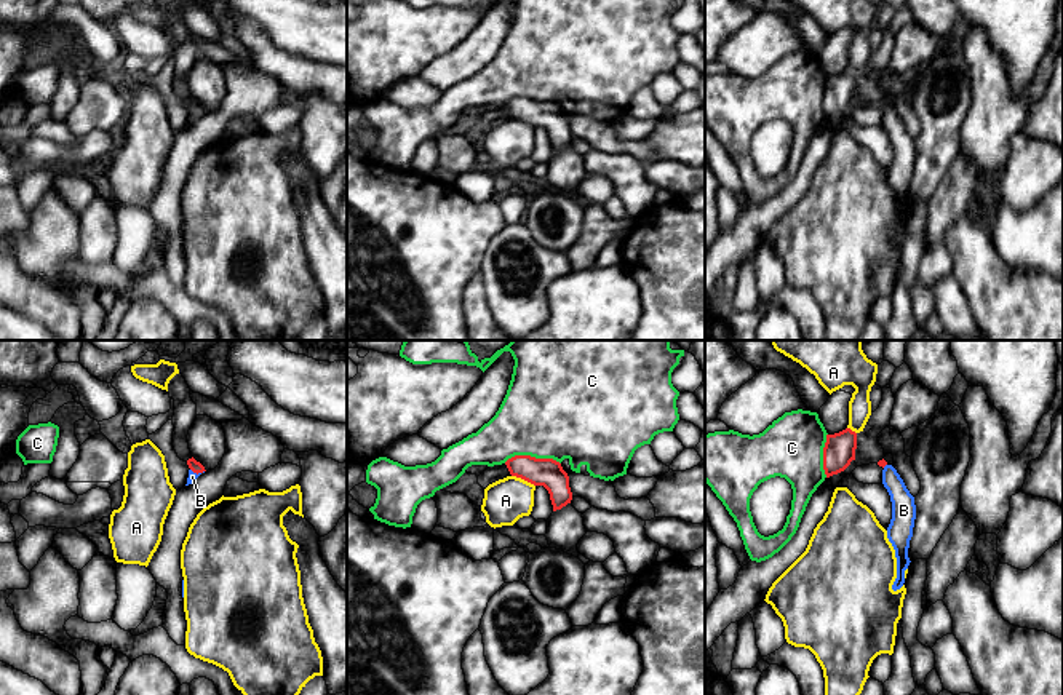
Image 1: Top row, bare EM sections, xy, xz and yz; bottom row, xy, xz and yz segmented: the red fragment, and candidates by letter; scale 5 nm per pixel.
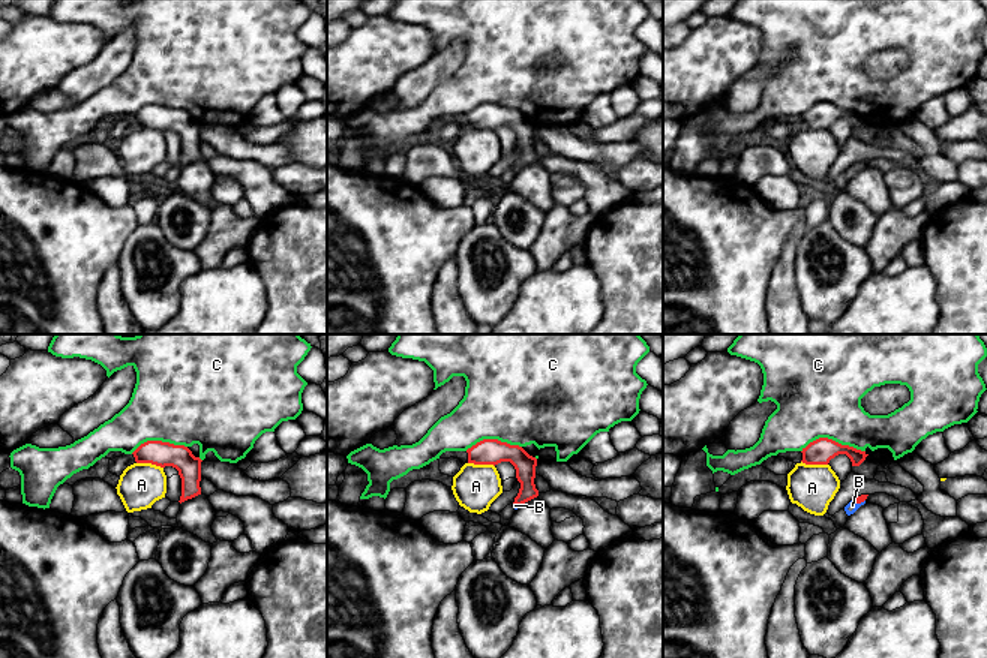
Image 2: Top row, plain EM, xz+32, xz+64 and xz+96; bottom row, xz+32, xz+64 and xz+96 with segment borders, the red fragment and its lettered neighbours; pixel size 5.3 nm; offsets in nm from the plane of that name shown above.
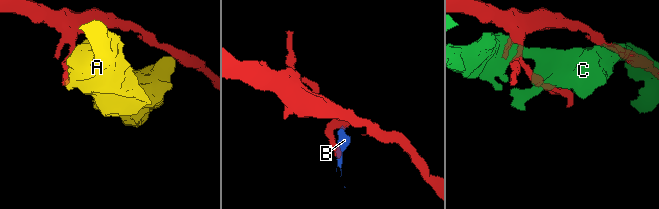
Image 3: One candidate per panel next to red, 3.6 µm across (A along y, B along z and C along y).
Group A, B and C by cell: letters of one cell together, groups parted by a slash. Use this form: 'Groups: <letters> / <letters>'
Groups: A / B / C

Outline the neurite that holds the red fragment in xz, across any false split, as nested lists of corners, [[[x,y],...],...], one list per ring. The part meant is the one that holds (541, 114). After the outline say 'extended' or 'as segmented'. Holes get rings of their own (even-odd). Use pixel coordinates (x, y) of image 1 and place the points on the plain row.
[[[515,97],[505,104],[512,118],[521,120],[534,128],[543,128],[553,147],[553,153],[561,152],[572,142],[569,118],[561,105],[553,101],[535,101],[531,97]]]; as segmented

